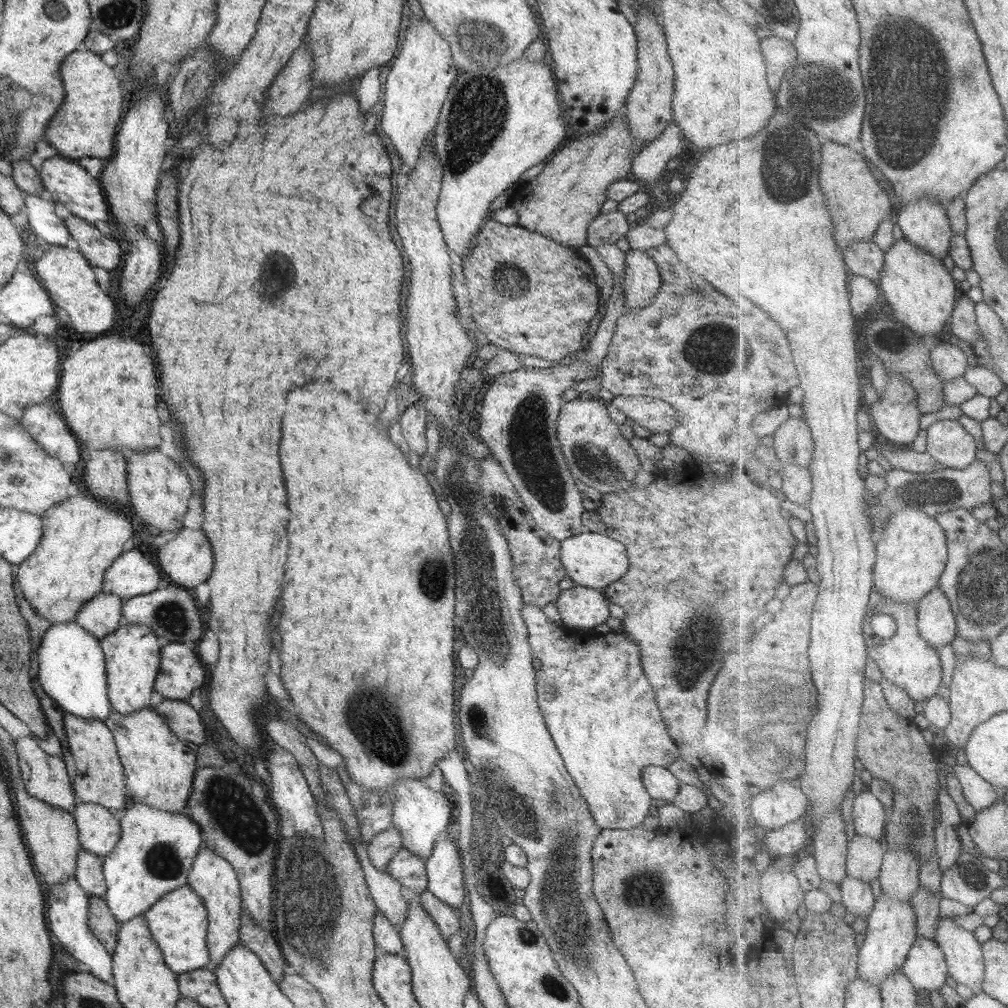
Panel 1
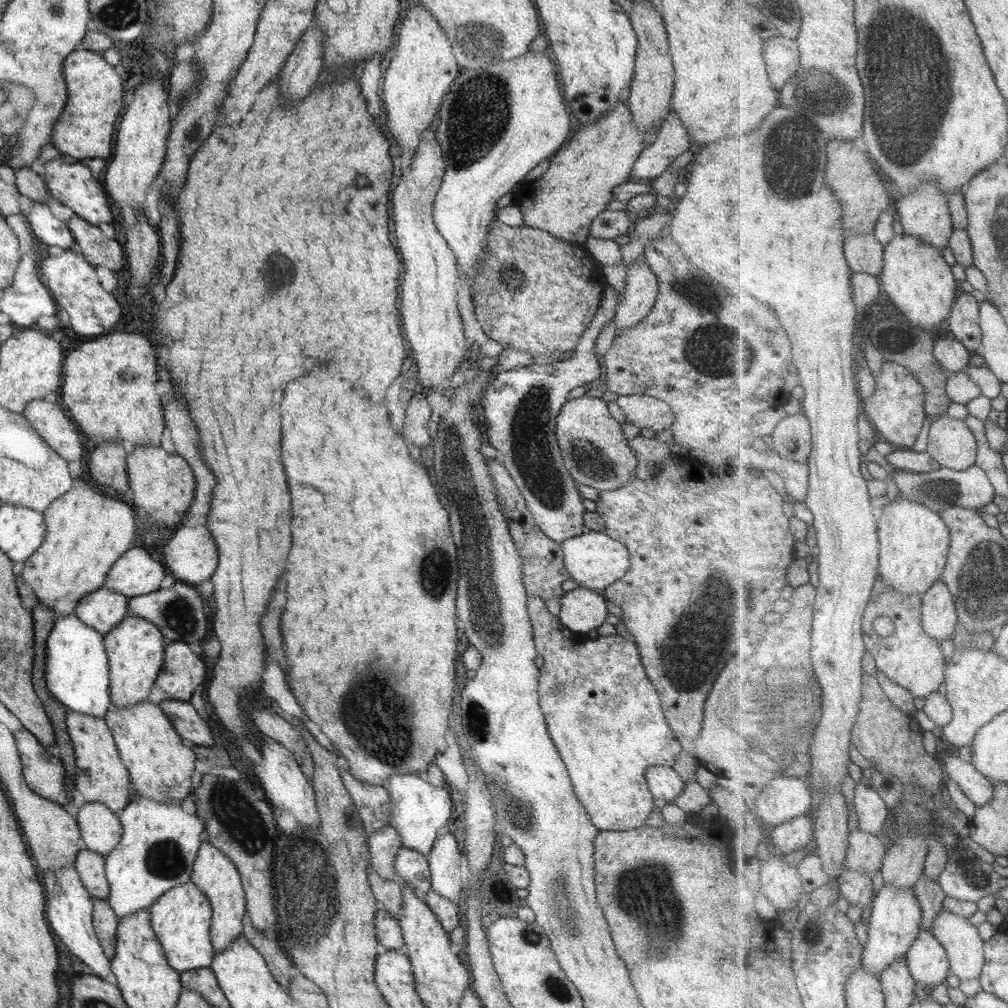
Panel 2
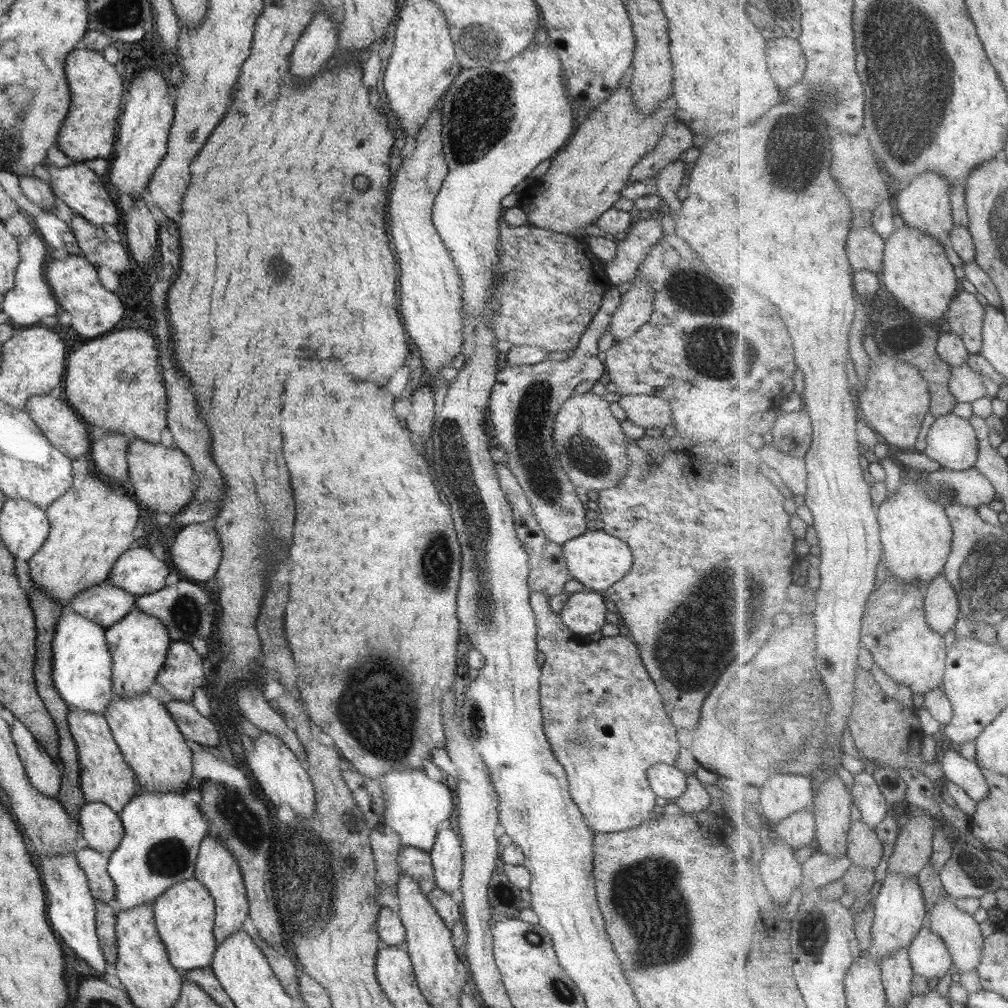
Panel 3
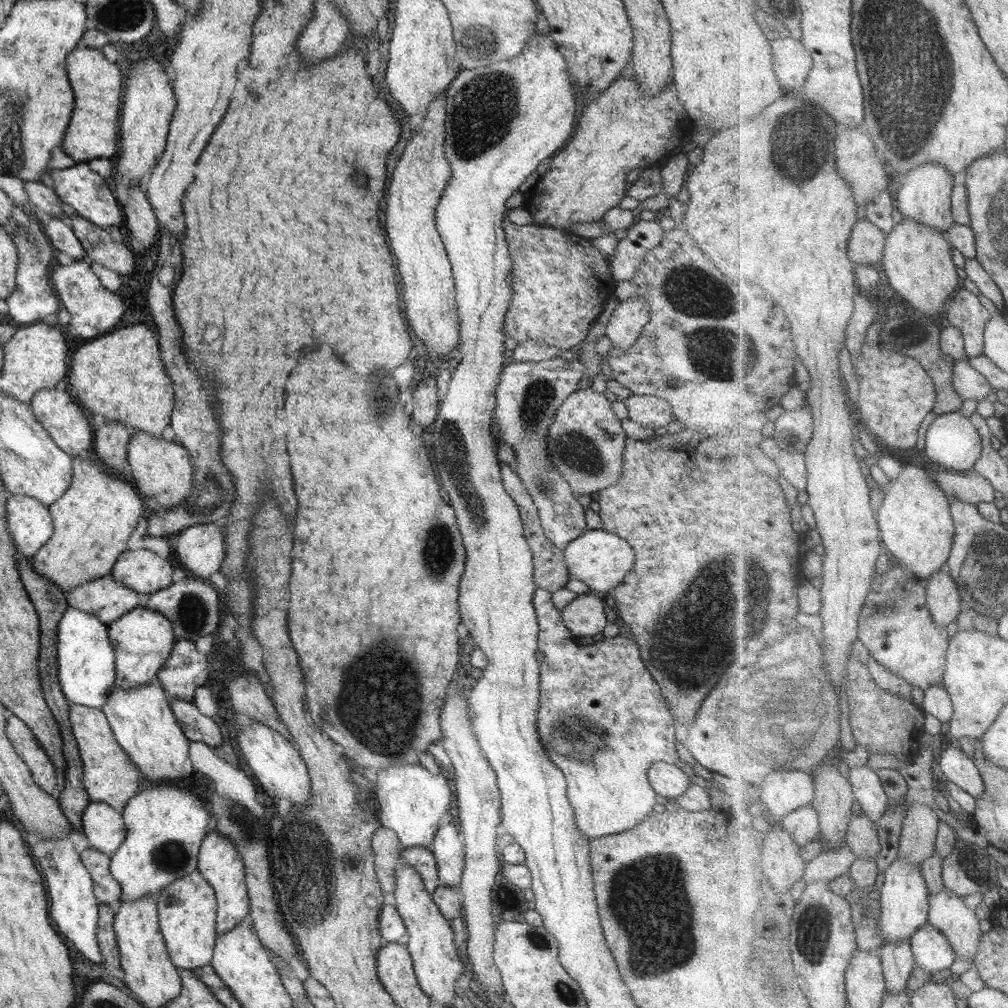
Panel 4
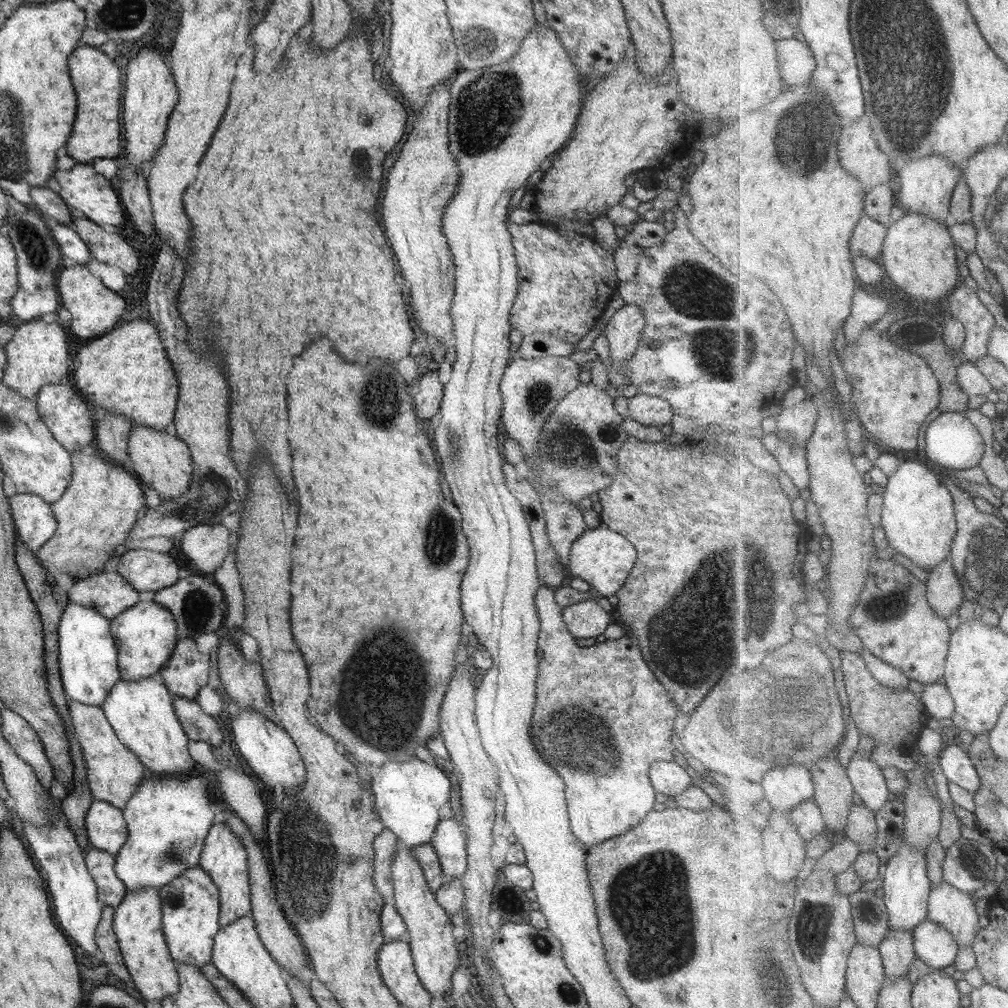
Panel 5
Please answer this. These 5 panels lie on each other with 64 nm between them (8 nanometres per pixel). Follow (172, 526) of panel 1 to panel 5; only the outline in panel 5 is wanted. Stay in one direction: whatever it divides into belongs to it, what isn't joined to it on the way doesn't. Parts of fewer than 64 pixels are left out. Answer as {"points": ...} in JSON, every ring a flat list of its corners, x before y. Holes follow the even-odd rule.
{"points":[[134,426,127,440,129,466,145,488,153,488,165,500,186,494,193,476,193,462,188,445,176,435,152,430,147,426]]}

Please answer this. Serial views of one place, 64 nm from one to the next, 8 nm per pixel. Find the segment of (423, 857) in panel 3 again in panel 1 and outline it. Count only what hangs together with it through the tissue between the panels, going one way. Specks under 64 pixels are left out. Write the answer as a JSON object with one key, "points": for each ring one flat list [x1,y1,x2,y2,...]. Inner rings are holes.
{"points":[[406,850,396,853,388,861,387,872,402,886,419,896,427,890,425,860]]}

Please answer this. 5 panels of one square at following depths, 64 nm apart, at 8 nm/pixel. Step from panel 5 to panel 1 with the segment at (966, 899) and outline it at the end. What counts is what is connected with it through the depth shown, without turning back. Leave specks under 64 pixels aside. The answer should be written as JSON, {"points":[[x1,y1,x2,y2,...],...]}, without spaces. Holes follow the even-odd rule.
{"points":[[955,917,941,919,936,940,947,954,951,976,978,995,985,990,987,958,974,930,966,930]]}

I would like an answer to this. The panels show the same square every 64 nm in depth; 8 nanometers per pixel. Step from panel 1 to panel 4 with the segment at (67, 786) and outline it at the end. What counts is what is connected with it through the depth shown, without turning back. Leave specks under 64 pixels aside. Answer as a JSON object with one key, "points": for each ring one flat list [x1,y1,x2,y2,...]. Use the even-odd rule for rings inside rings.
{"points":[[15,715,6,720,6,734,15,752,30,769,34,782,49,795,56,790,56,767,36,741,28,725]]}

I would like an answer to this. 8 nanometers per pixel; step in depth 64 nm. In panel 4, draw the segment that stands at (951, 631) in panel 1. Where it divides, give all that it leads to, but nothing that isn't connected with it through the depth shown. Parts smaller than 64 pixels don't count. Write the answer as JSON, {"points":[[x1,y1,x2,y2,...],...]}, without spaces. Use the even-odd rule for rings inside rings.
{"points":[[949,568,941,570,930,578,929,606,932,616,940,626,958,622,963,613,962,591,951,575]]}

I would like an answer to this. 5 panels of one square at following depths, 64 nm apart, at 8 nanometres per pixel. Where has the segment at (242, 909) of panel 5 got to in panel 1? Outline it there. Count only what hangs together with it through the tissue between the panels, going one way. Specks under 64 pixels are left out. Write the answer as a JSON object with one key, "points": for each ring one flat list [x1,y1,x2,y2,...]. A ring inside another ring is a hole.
{"points":[[202,847,187,874,187,885,202,899,207,910,207,947,210,963,206,967,214,971,222,959,237,945,239,940,240,917,243,909,241,890,234,867,213,850]]}

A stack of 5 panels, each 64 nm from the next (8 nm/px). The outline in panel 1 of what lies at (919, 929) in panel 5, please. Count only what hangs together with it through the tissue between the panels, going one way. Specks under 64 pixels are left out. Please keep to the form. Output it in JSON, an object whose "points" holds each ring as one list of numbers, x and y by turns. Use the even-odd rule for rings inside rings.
{"points":[[920,936,906,964,906,975,920,990,936,992,946,986,951,976,947,954,936,939]]}

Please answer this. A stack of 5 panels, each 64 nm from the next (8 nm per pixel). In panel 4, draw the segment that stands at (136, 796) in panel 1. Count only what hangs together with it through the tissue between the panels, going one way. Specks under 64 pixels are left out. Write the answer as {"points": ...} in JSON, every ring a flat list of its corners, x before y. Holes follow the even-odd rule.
{"points":[[158,678,134,689,115,687,101,712,113,730,116,743,143,774,148,785,164,785,193,774,190,741,176,721]]}

